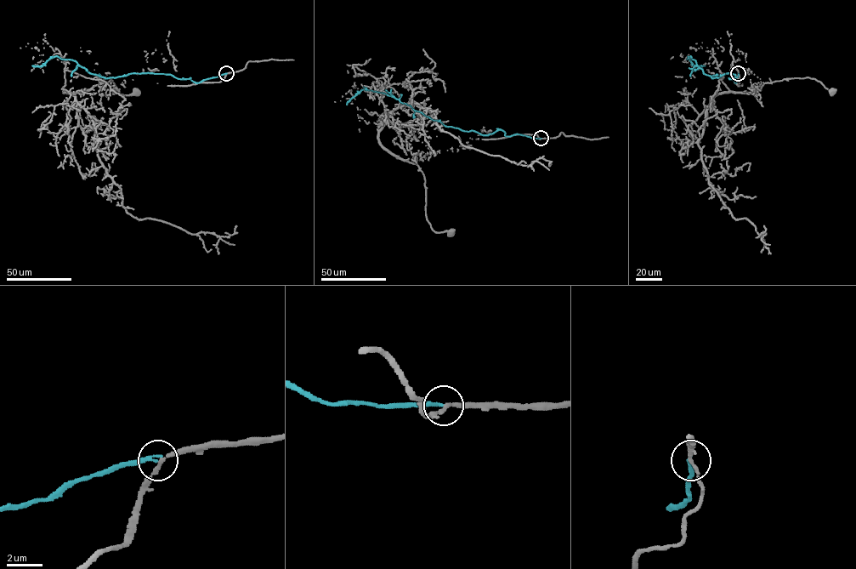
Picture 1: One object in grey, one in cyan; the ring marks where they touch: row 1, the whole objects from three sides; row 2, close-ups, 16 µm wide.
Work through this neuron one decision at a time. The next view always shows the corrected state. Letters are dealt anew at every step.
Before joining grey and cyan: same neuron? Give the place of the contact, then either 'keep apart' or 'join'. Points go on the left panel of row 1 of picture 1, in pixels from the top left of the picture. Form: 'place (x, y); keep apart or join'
place (226, 73); keep apart

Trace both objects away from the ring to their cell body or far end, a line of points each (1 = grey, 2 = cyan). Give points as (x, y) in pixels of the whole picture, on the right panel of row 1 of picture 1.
1: (738, 73), (739, 85), (730, 71), (738, 50), (755, 95), (791, 78), (832, 91)
2: (738, 73), (736, 82), (729, 79), (735, 75), (731, 73), (712, 78), (690, 56), (694, 65), (705, 65)

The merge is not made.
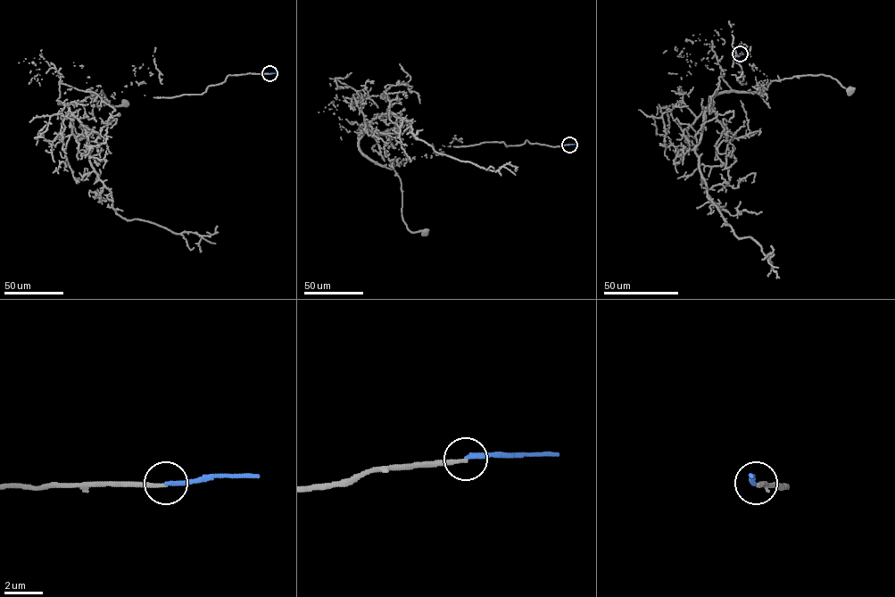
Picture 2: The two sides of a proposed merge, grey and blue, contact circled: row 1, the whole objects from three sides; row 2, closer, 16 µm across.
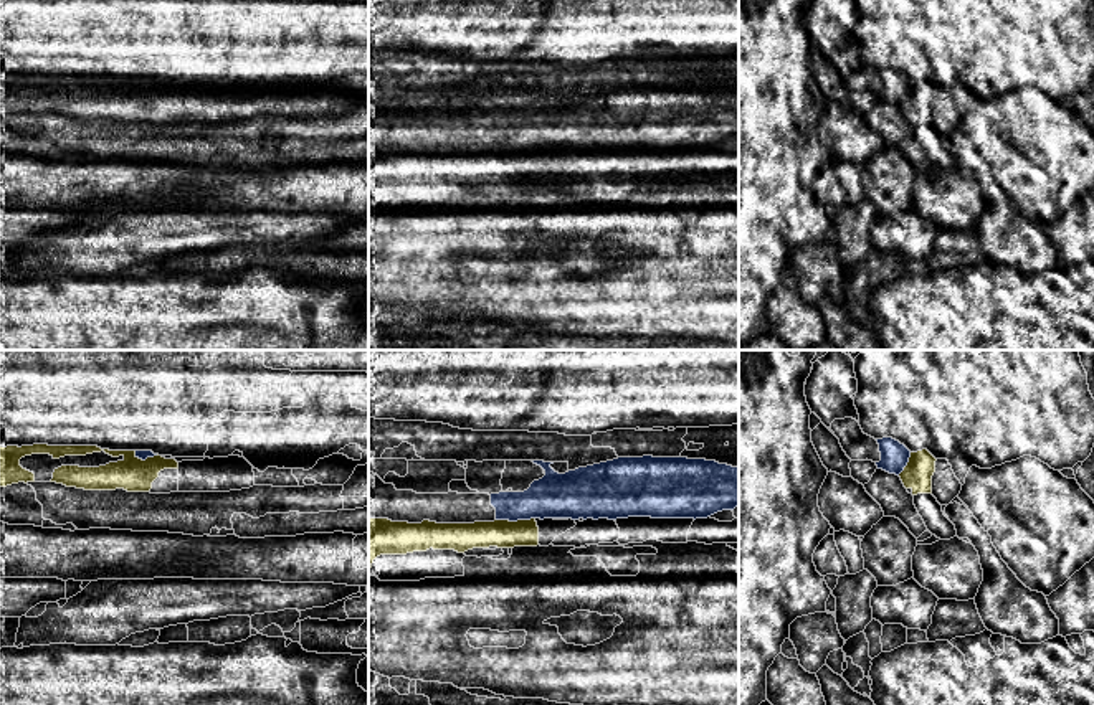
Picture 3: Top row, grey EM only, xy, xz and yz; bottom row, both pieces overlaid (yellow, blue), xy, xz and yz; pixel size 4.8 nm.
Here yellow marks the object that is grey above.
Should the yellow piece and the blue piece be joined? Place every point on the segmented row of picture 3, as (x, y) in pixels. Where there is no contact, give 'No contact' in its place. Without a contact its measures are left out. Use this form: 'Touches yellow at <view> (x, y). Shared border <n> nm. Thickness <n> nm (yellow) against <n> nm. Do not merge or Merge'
Touches yellow at xz (514, 522). Shared border 190 nm. Thickness 140 nm (yellow) against 220 nm. Do not merge

